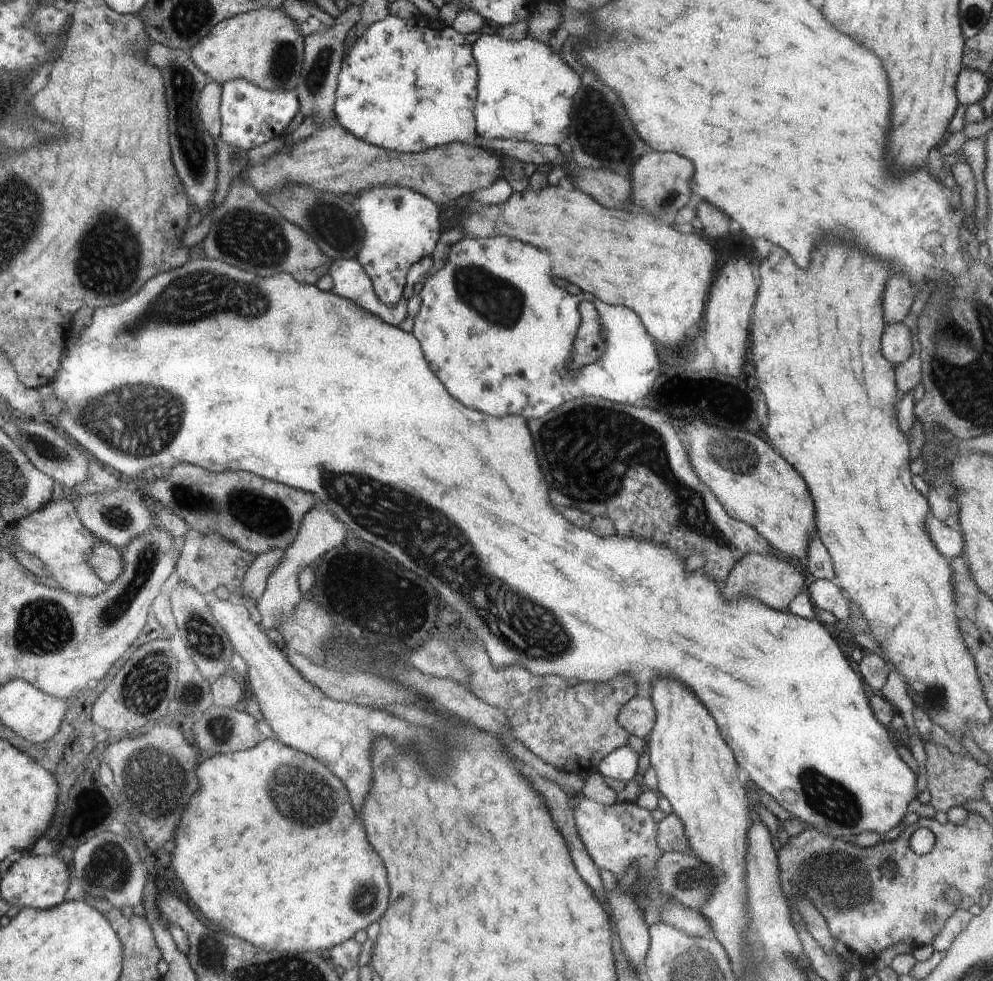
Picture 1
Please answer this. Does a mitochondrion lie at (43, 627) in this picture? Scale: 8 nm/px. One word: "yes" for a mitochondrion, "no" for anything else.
yes

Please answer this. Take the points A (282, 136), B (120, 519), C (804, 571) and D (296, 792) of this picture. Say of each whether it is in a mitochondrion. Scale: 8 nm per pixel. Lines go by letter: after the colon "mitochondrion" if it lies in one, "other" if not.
A: other
B: mitochondrion
C: other
D: mitochondrion

